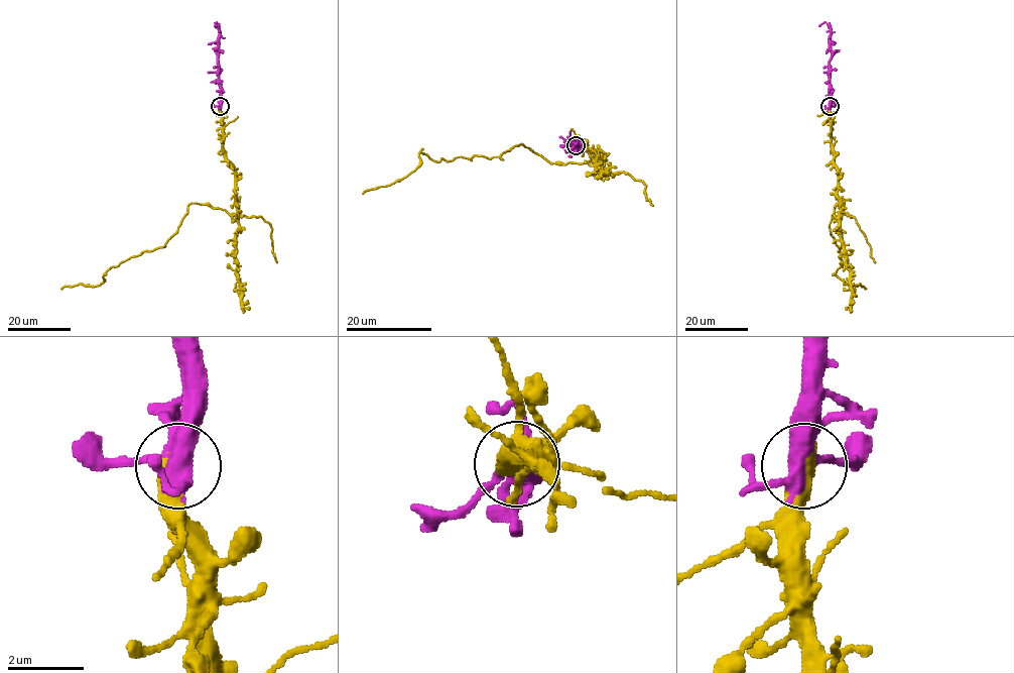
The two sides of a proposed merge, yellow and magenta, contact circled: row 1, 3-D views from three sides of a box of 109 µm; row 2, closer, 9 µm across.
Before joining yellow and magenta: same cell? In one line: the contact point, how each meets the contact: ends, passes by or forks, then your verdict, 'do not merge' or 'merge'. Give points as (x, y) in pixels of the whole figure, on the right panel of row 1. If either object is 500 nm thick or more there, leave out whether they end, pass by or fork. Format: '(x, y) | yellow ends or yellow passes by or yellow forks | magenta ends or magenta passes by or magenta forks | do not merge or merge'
(830, 106) | merge

